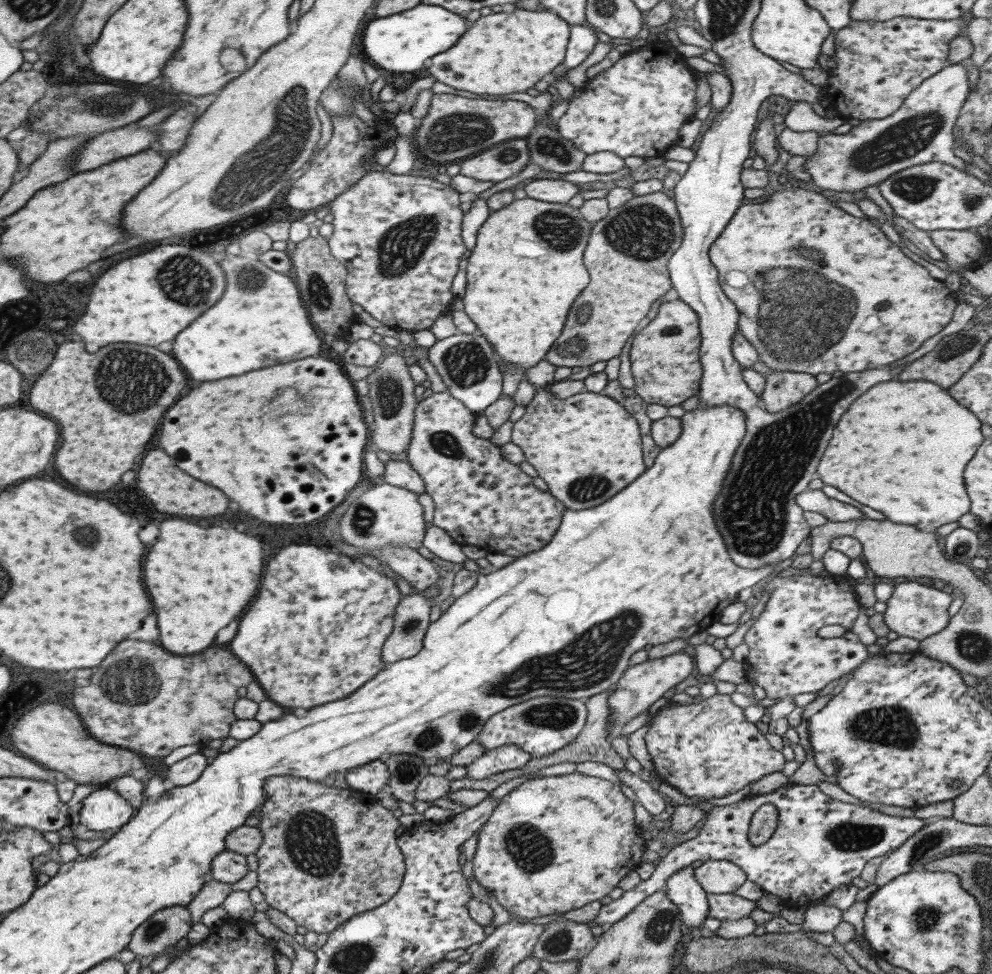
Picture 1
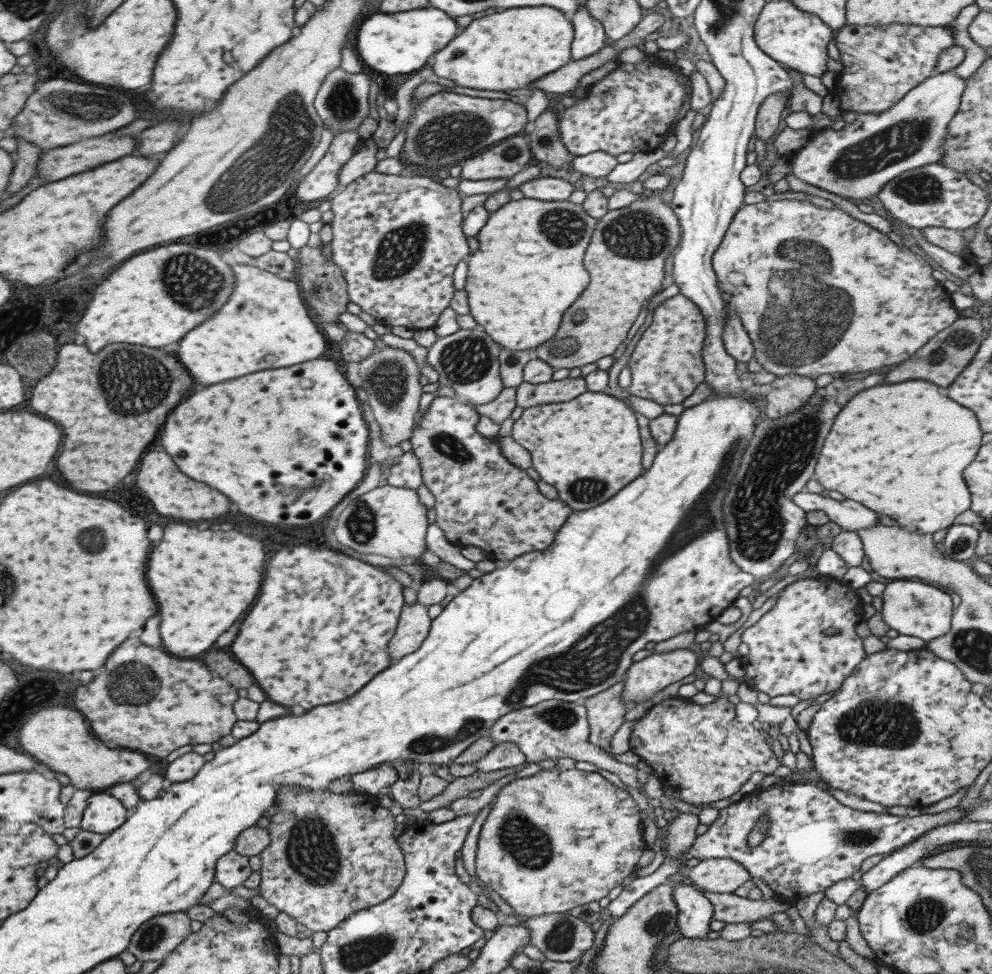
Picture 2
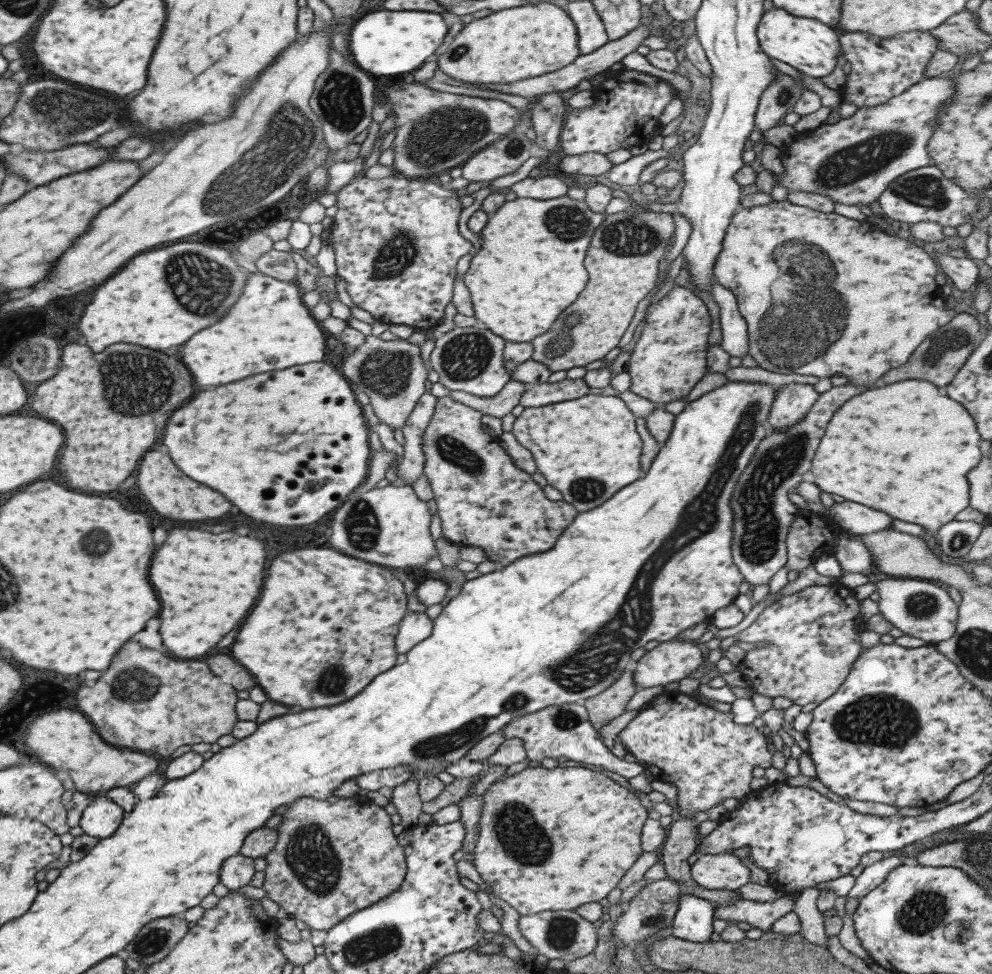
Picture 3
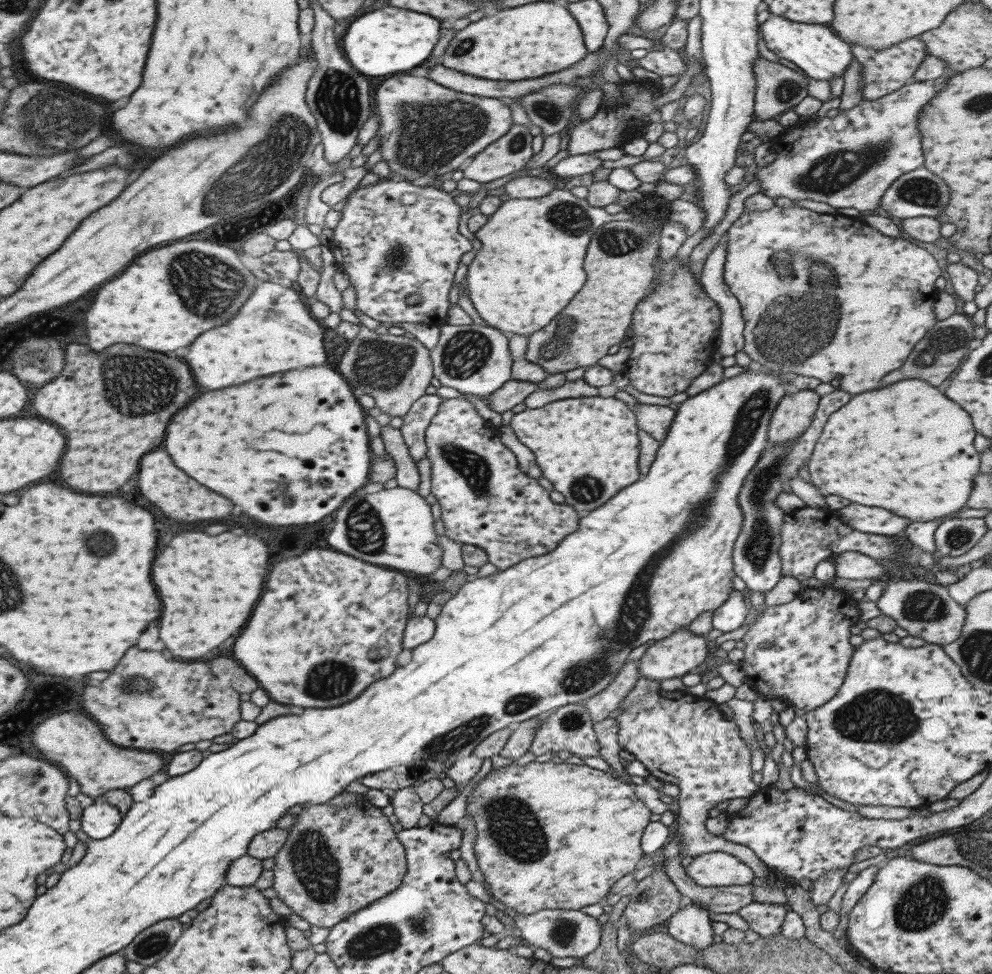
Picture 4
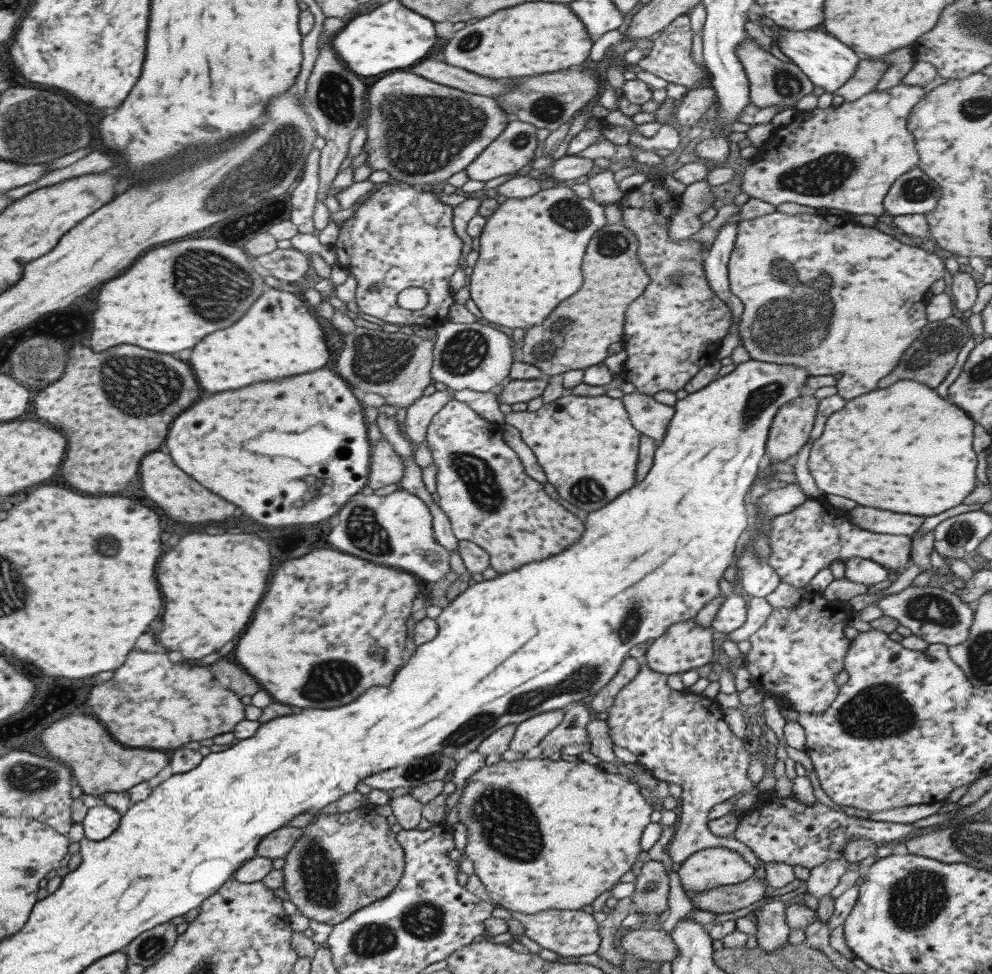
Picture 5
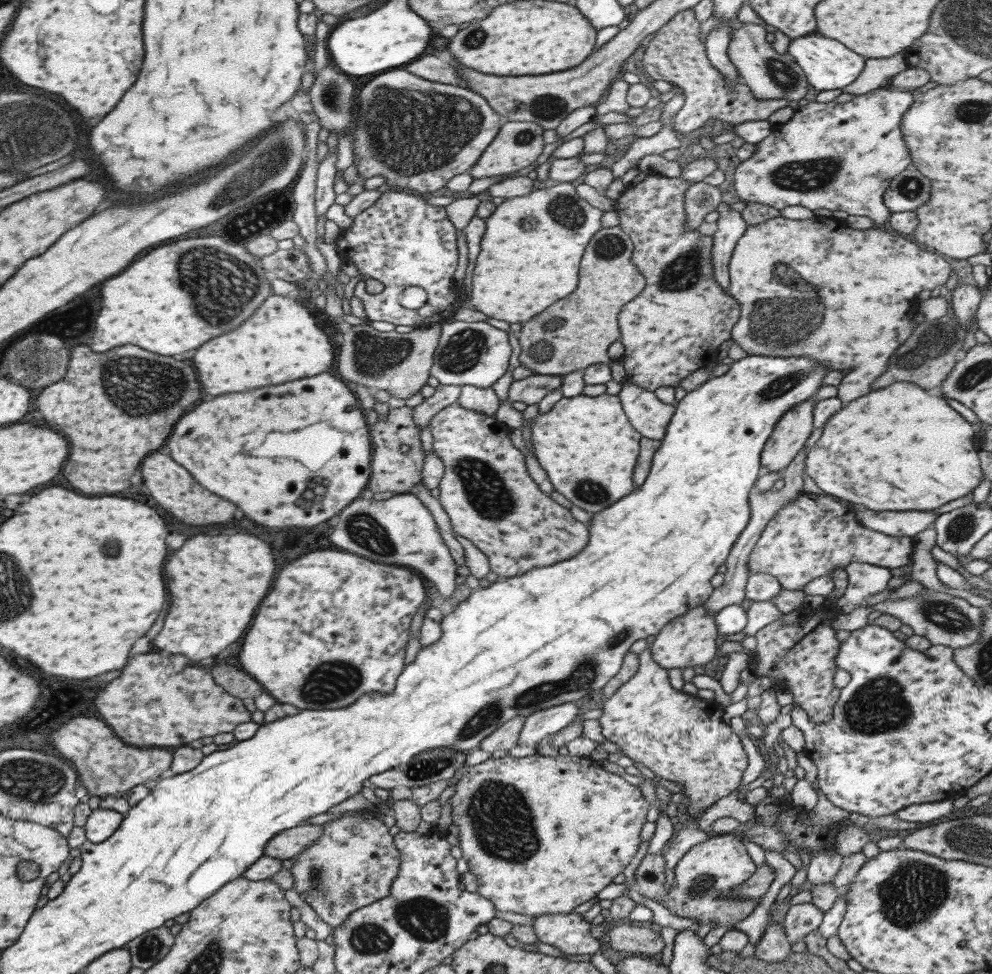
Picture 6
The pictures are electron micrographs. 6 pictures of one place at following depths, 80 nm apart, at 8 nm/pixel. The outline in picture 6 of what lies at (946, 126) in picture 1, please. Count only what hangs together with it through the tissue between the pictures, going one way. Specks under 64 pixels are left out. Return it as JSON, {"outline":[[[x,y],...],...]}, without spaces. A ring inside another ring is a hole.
{"outline":[[[882,86],[847,102],[809,101],[795,107],[789,120],[773,125],[770,133],[754,144],[753,154],[735,166],[735,194],[744,202],[765,204],[778,211],[787,206],[801,206],[814,214],[842,210],[847,215],[867,217],[872,228],[882,230],[890,215],[882,199],[886,186],[893,176],[912,165],[901,136],[900,120],[914,97],[913,90]]]}

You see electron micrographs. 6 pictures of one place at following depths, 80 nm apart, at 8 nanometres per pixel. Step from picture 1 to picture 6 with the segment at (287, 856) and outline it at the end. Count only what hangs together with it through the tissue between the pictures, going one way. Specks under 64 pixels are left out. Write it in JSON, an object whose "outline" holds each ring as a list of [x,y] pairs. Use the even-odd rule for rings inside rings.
{"outline":[[[373,809],[346,813],[321,825],[324,828],[322,835],[292,860],[289,872],[293,876],[291,889],[298,892],[301,900],[313,908],[317,918],[330,924],[333,930],[343,924],[351,912],[388,893],[397,876],[399,854],[393,847],[393,837]]]}

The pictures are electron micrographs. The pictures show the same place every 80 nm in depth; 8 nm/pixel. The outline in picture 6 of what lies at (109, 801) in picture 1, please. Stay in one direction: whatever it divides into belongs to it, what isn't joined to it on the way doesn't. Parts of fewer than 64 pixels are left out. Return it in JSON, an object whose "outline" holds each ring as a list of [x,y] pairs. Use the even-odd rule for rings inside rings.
{"outline":[[[95,804],[91,808],[91,813],[87,816],[84,828],[85,839],[88,842],[98,844],[117,830],[123,815],[120,812],[98,808]]]}

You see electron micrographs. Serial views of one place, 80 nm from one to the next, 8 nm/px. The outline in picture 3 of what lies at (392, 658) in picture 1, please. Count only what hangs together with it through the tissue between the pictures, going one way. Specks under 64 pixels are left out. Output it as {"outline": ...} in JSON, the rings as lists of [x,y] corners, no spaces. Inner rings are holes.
{"outline":[[[408,611],[398,624],[398,631],[393,641],[396,654],[405,654],[410,648],[427,639],[431,631],[432,620],[424,612]]]}

